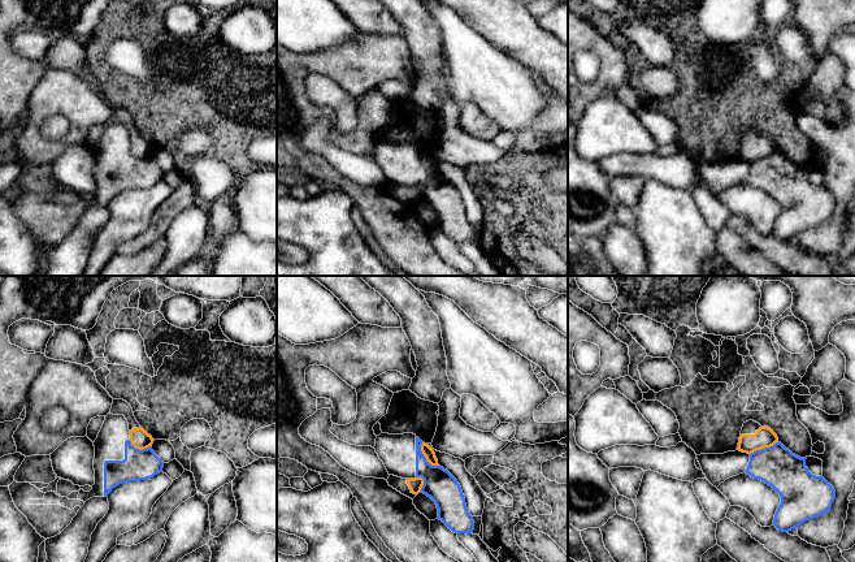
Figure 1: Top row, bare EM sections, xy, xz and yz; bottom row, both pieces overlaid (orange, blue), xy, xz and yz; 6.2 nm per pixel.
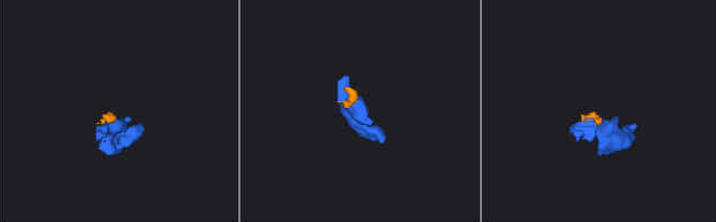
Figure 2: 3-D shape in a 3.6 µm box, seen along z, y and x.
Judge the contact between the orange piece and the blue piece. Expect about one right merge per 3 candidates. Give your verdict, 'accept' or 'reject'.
reject

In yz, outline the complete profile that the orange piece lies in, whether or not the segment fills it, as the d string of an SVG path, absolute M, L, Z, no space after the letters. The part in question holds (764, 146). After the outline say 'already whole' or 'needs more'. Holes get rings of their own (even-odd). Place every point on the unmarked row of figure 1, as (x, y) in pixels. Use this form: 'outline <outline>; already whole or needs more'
outline M748 129L743 131L737 159L751 163L756 159L771 156L776 151L778 151L778 146L771 137Z; needs more

